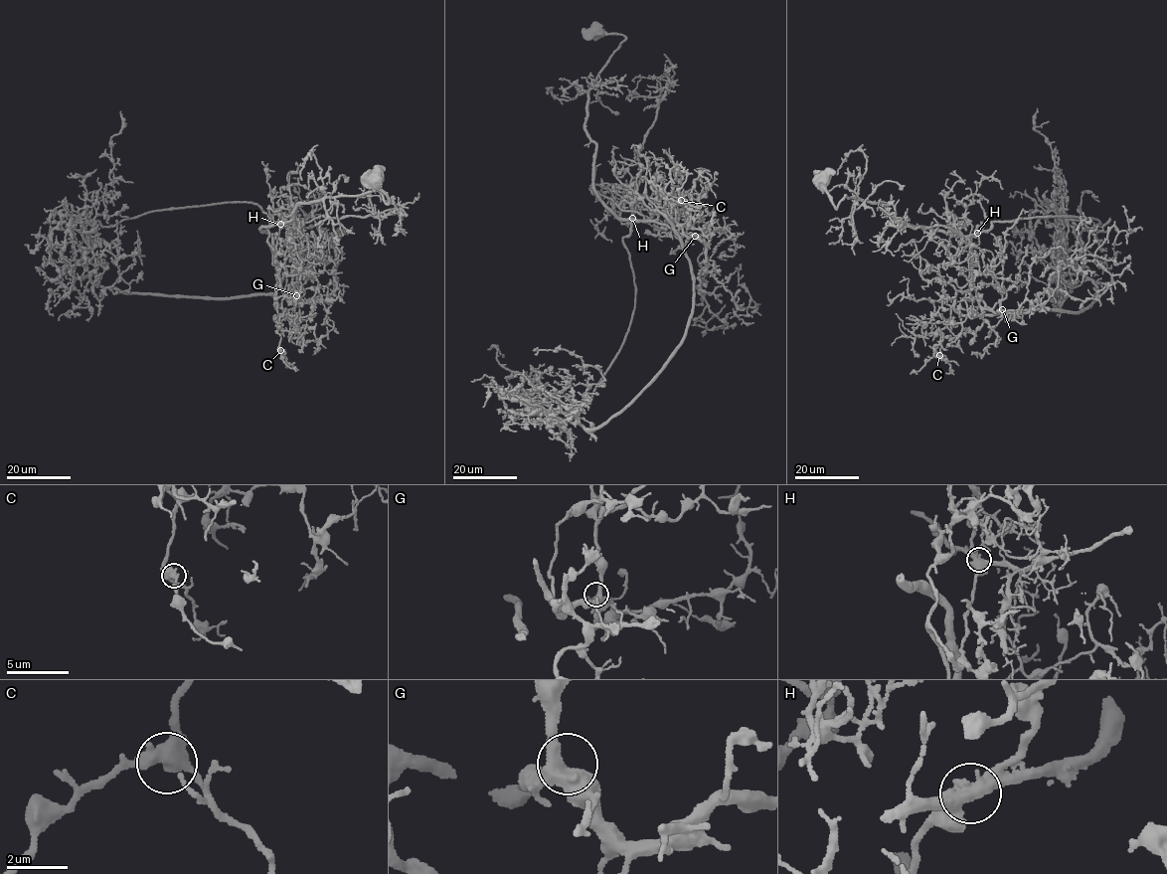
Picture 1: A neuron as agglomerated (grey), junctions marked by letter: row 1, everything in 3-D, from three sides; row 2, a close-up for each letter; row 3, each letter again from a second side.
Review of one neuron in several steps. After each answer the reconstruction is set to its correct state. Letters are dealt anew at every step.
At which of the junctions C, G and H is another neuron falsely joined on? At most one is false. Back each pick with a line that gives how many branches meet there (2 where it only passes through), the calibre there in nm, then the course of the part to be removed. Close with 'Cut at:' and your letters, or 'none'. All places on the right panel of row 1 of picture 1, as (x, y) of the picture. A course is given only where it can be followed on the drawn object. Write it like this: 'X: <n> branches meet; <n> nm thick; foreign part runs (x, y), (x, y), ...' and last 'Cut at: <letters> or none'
H: 3 branches meet; 480 nm thick; foreign part runs (977, 234), (991, 222), (1034, 217), (1099, 222), (1087, 227), (1040, 205), (1029, 216), (1033, 251)
Cut at: H

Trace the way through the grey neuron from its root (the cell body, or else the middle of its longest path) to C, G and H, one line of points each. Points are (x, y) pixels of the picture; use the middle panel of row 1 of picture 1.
C: (595, 31), (625, 39), (589, 89), (593, 190), (619, 218), (647, 222), (667, 200), (681, 200)
G: (595, 31), (625, 39), (589, 89), (584, 126), (595, 145), (593, 190), (619, 218), (655, 222), (695, 236)
H: (595, 31), (625, 39), (589, 89), (592, 187), (619, 218), (644, 221), (622, 201), (632, 219)

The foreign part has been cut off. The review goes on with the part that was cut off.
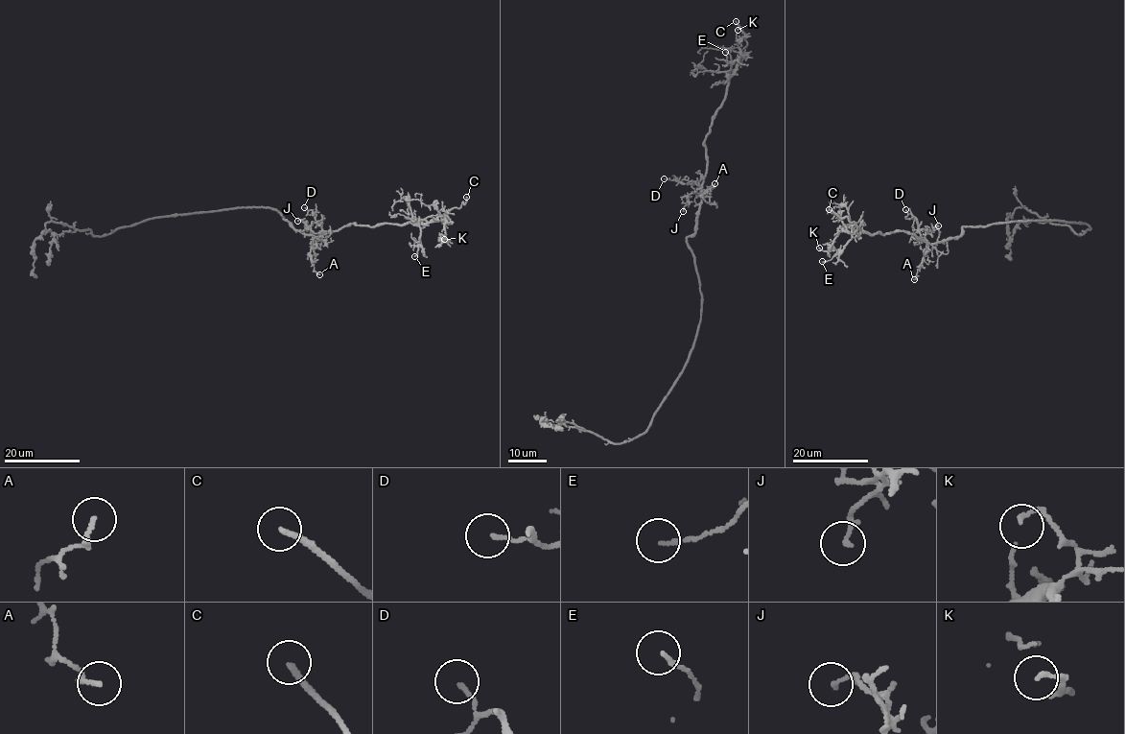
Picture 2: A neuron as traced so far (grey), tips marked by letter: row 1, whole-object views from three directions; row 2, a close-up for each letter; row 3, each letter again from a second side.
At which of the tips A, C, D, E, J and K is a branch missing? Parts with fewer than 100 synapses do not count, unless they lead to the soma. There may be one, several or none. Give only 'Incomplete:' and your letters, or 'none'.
Incomplete: C

